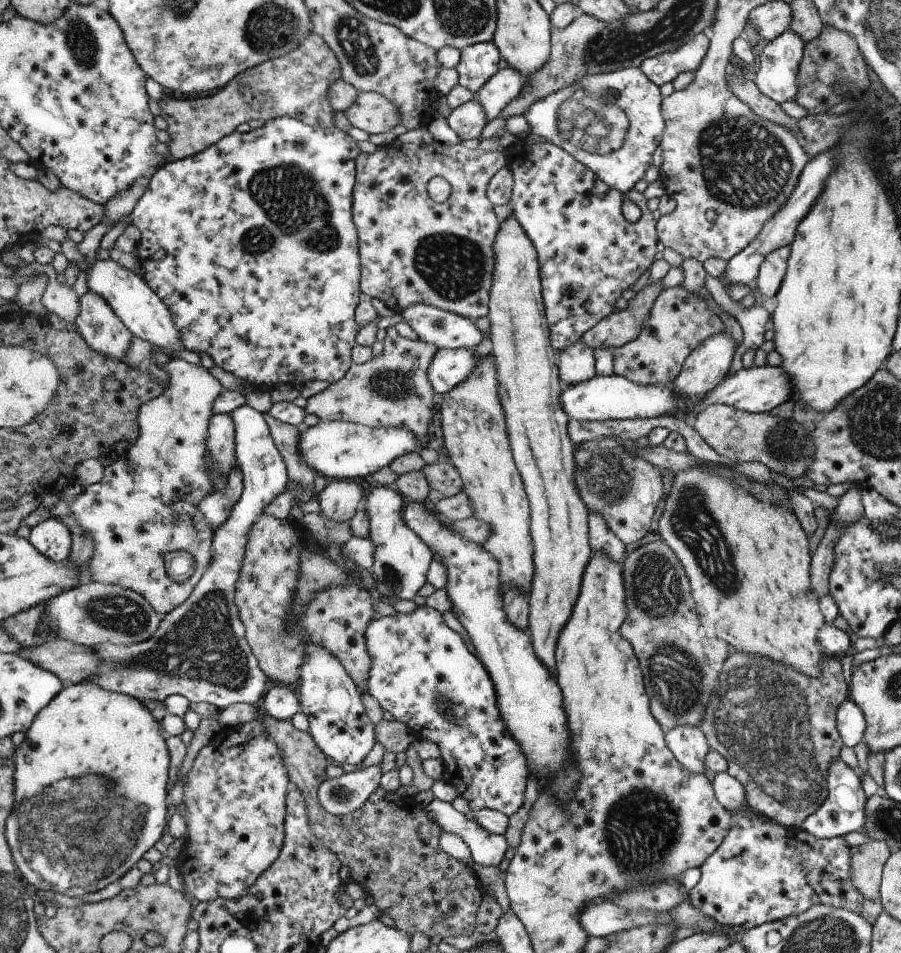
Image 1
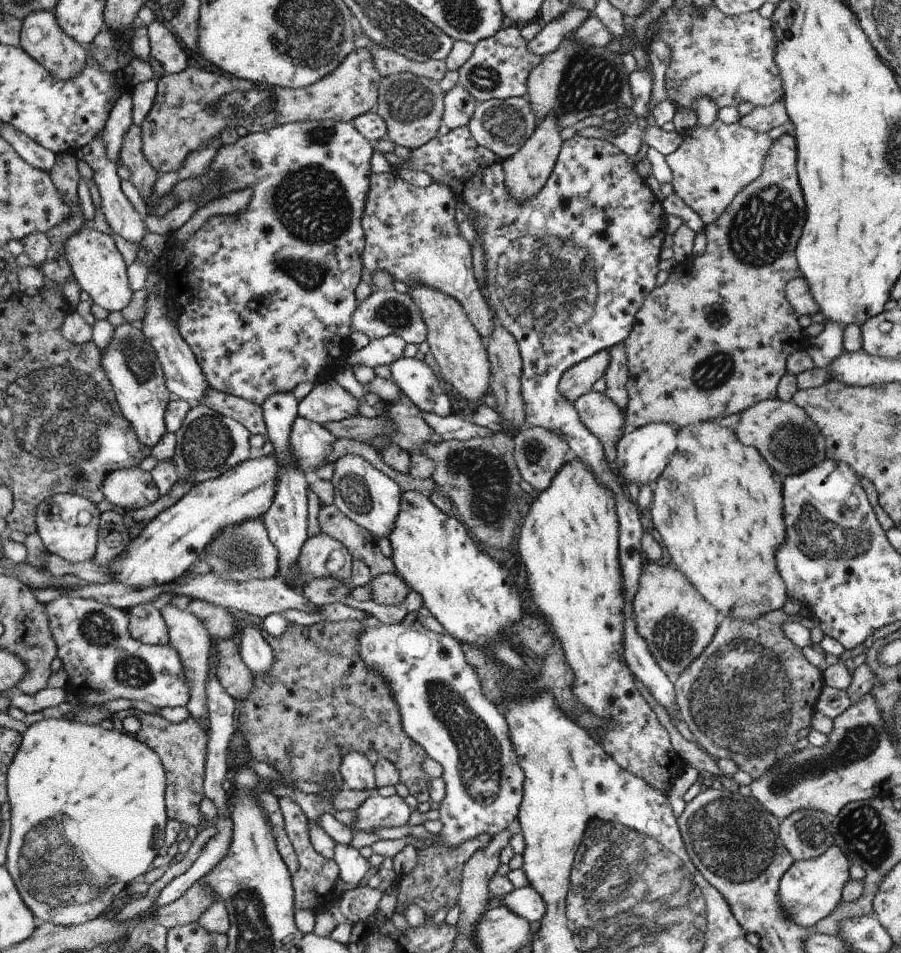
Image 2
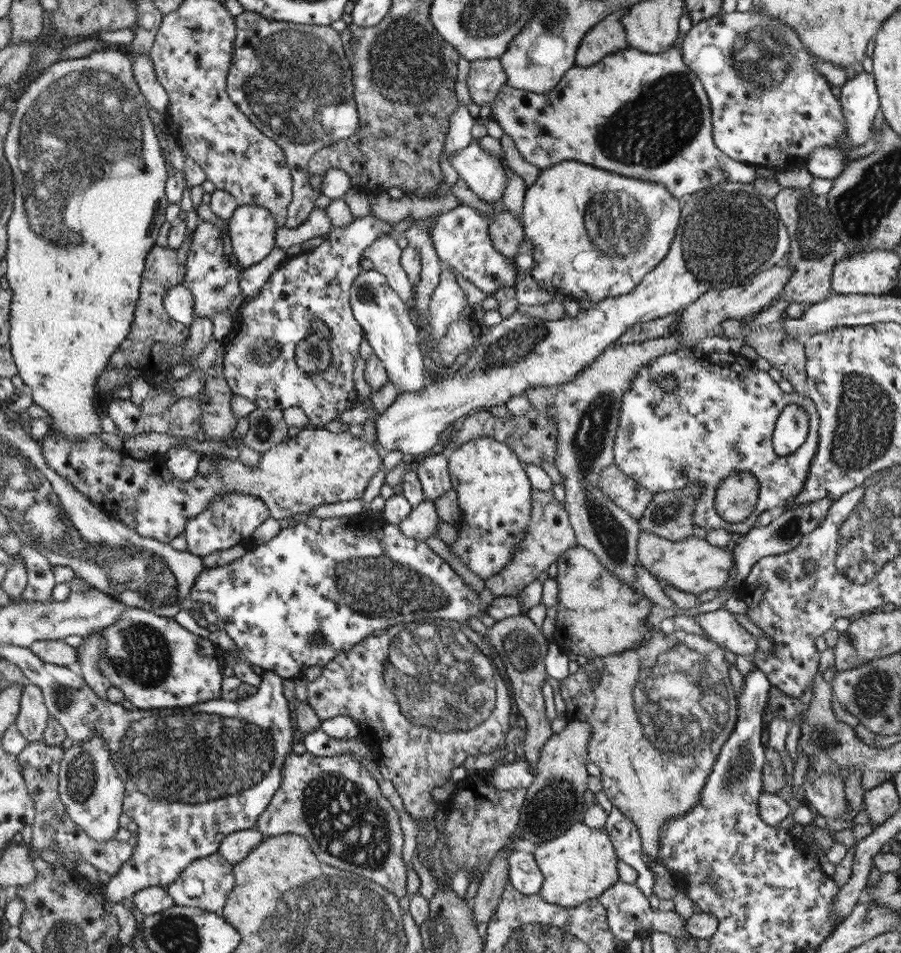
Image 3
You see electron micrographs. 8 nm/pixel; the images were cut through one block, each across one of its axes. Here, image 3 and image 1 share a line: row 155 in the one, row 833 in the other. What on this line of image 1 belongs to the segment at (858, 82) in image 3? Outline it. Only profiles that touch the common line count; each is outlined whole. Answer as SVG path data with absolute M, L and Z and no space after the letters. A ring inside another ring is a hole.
M836 758L836 760L832 760L832 764L828 768L826 780L829 792L826 802L818 808L817 812L813 812L804 820L801 829L822 840L830 840L832 837L843 837L850 832L862 831L864 824L866 824L864 810L867 798L860 784L860 775L856 774L842 758Z

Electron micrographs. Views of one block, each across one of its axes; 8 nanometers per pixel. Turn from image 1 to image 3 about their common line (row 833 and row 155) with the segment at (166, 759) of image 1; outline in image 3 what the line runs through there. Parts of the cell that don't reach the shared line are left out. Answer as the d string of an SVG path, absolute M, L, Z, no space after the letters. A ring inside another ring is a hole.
M112 49L92 51L86 57L64 59L54 63L46 72L27 86L22 95L11 103L12 123L5 139L5 157L13 169L13 212L7 222L6 278L13 296L10 307L8 347L11 350L20 379L28 386L34 404L42 407L50 416L47 419L56 434L66 440L86 440L92 434L102 432L101 416L96 406L94 386L109 365L111 357L124 343L136 318L137 300L140 298L140 280L146 268L146 256L156 248L158 231L165 222L164 212L168 206L164 184L168 180L166 160L156 134L152 116L148 116L148 104L134 80L132 62L126 54Z

